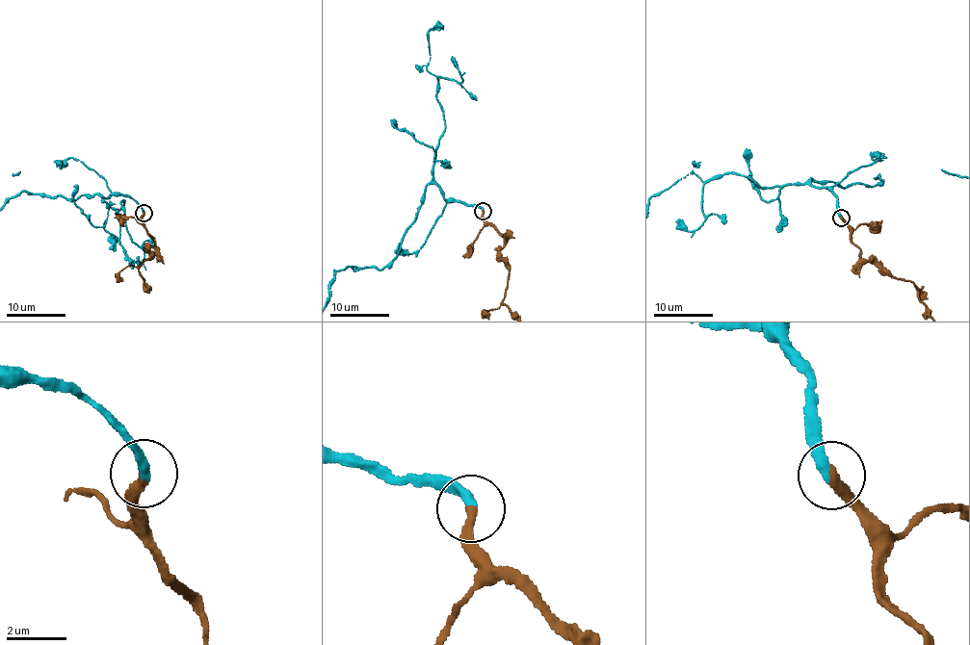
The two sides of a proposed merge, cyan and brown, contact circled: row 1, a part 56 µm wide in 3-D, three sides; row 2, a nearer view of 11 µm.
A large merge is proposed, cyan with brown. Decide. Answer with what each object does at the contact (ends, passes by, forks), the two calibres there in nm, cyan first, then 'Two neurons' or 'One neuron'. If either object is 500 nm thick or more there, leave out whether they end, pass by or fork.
At the ring cyan ends. At the ring brown ends. Thickness 320 nm (cyan) against 360 nm. One neuron

